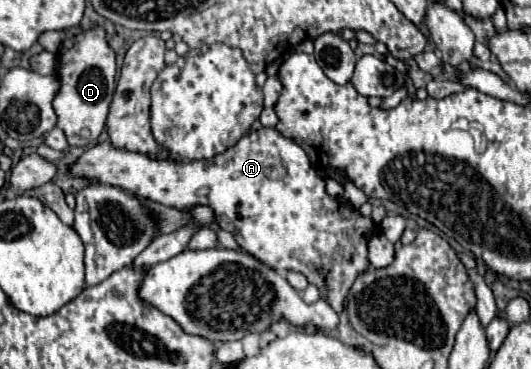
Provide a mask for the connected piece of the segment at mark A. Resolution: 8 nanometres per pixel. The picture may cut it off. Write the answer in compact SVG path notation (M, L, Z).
M275 127L249 133L235 147L227 149L227 153L221 153L211 161L153 159L143 153L117 149L105 141L87 149L71 167L71 173L99 183L123 187L137 197L151 199L187 213L197 205L207 205L215 215L215 223L229 231L245 253L253 255L279 273L303 273L307 281L321 291L321 299L327 301L335 313L343 311L343 303L353 281L367 271L367 243L379 231L379 225L371 217L361 215L359 209L353 209L343 199L331 197L325 191L325 179L311 165L305 149L293 139L283 137Z

